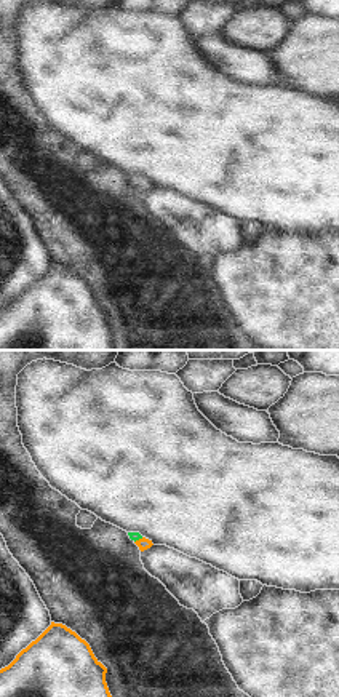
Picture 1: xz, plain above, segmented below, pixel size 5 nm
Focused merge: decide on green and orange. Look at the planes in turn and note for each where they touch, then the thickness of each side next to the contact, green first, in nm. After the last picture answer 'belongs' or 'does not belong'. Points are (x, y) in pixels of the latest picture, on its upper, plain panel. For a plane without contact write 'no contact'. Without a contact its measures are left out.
(138, 181) | 50/60 nm

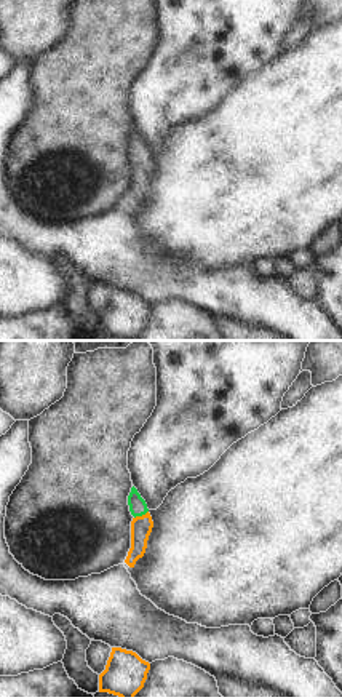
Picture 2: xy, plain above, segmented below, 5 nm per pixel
(141, 157) | 90/110 nm

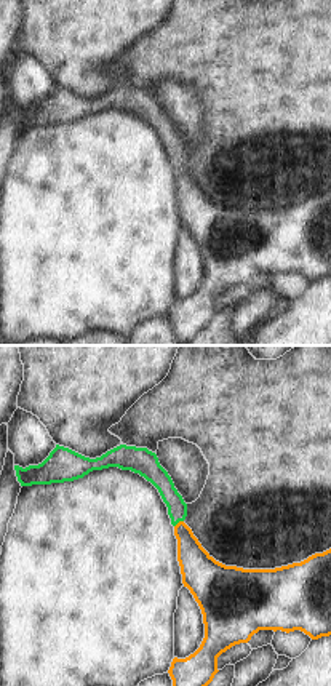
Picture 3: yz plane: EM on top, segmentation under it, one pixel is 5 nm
(178, 163) | 100/170 nm

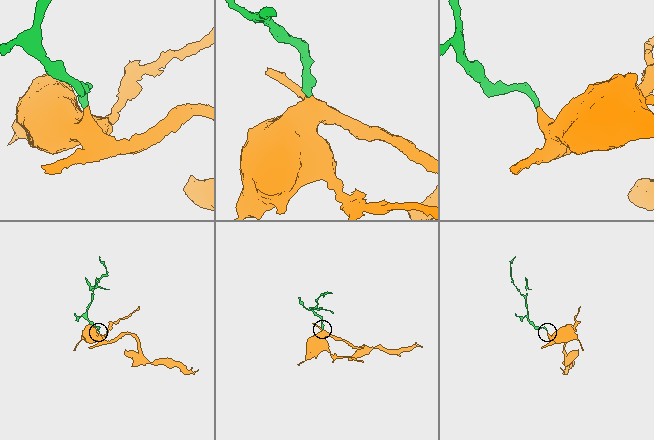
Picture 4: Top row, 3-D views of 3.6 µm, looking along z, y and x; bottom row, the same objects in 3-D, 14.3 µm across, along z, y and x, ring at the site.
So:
belongs

